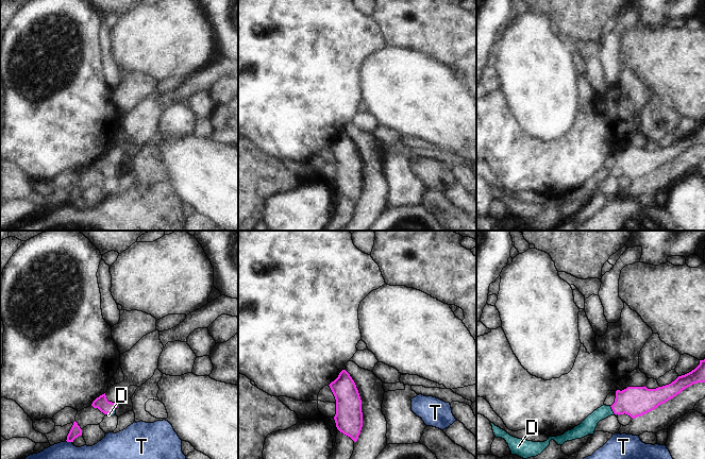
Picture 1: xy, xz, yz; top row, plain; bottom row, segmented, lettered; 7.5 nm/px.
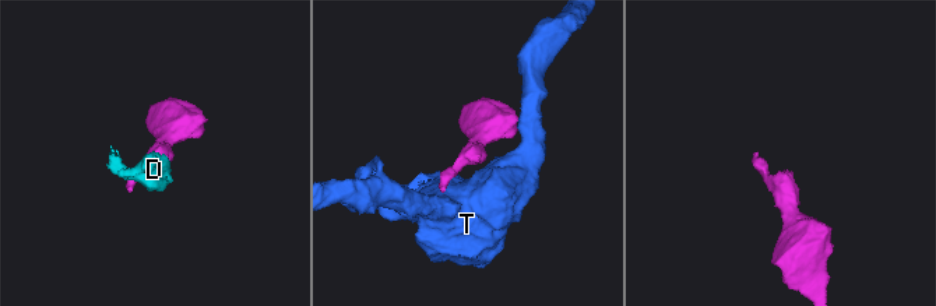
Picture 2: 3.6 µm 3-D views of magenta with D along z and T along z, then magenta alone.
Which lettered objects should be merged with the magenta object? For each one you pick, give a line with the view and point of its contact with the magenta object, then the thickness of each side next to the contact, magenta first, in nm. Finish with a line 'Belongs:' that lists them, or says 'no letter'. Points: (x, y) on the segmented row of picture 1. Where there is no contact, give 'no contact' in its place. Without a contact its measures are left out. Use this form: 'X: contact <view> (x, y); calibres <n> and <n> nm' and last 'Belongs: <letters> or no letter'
D: contact yz (613, 410); calibres 220 and 120 nm
Belongs: D

